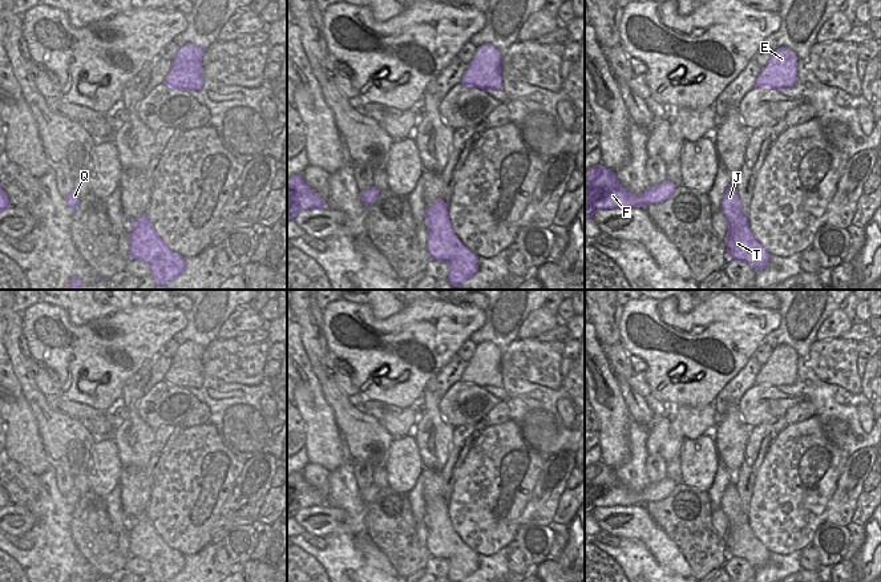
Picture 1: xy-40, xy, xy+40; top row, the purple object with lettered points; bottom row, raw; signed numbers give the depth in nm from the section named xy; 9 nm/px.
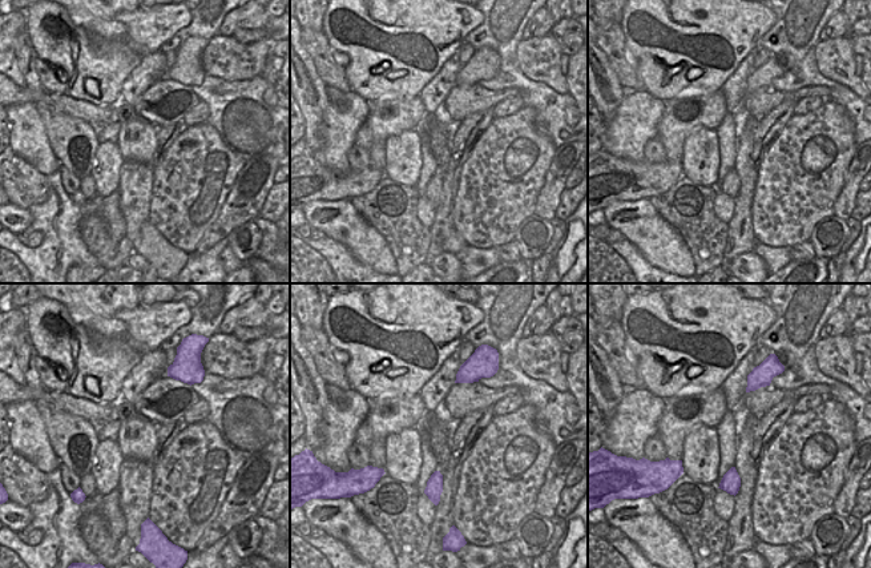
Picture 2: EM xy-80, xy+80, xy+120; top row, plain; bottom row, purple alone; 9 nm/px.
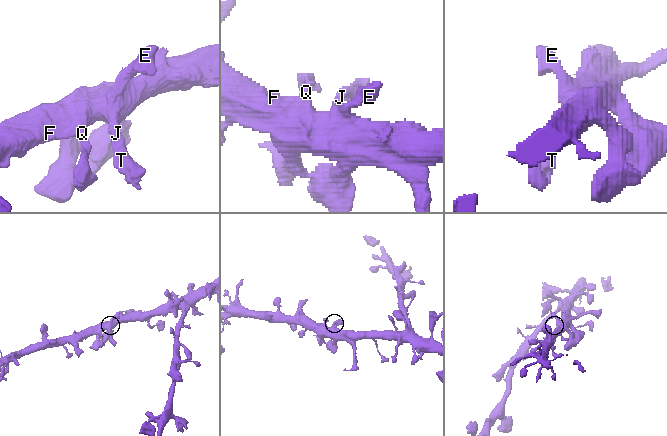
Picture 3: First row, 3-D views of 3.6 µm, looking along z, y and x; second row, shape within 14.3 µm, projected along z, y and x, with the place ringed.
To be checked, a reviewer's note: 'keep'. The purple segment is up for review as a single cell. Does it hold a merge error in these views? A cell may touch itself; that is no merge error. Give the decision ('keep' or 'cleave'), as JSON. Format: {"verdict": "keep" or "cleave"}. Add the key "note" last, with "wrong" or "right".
{"verdict": "keep", "note": "right"}

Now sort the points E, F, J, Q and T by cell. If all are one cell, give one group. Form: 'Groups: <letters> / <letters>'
Groups: E F J Q T

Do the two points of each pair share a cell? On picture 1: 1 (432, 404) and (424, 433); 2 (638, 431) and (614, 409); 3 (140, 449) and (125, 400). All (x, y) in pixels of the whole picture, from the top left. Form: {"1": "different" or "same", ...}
{"1": "same", "2": "different", "3": "same"}

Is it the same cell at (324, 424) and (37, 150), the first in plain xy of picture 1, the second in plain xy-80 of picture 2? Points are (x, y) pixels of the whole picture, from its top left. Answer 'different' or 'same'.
same

